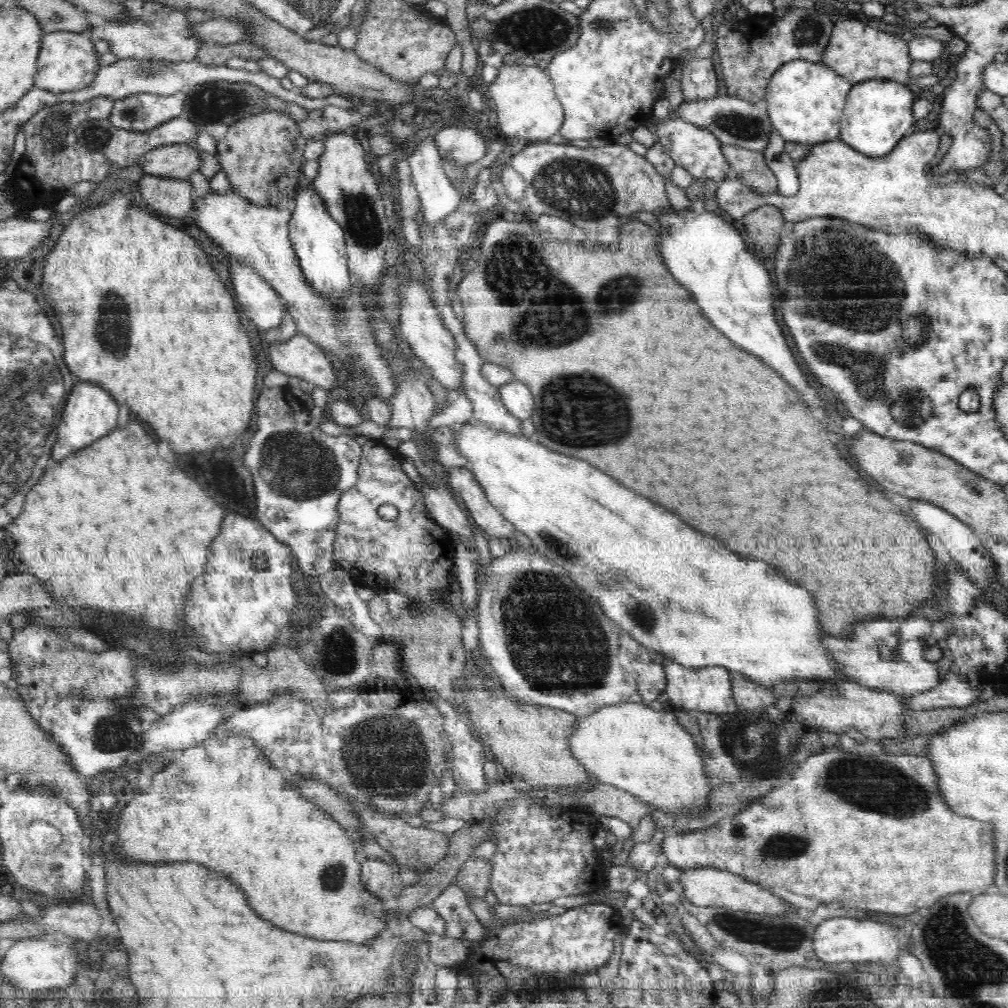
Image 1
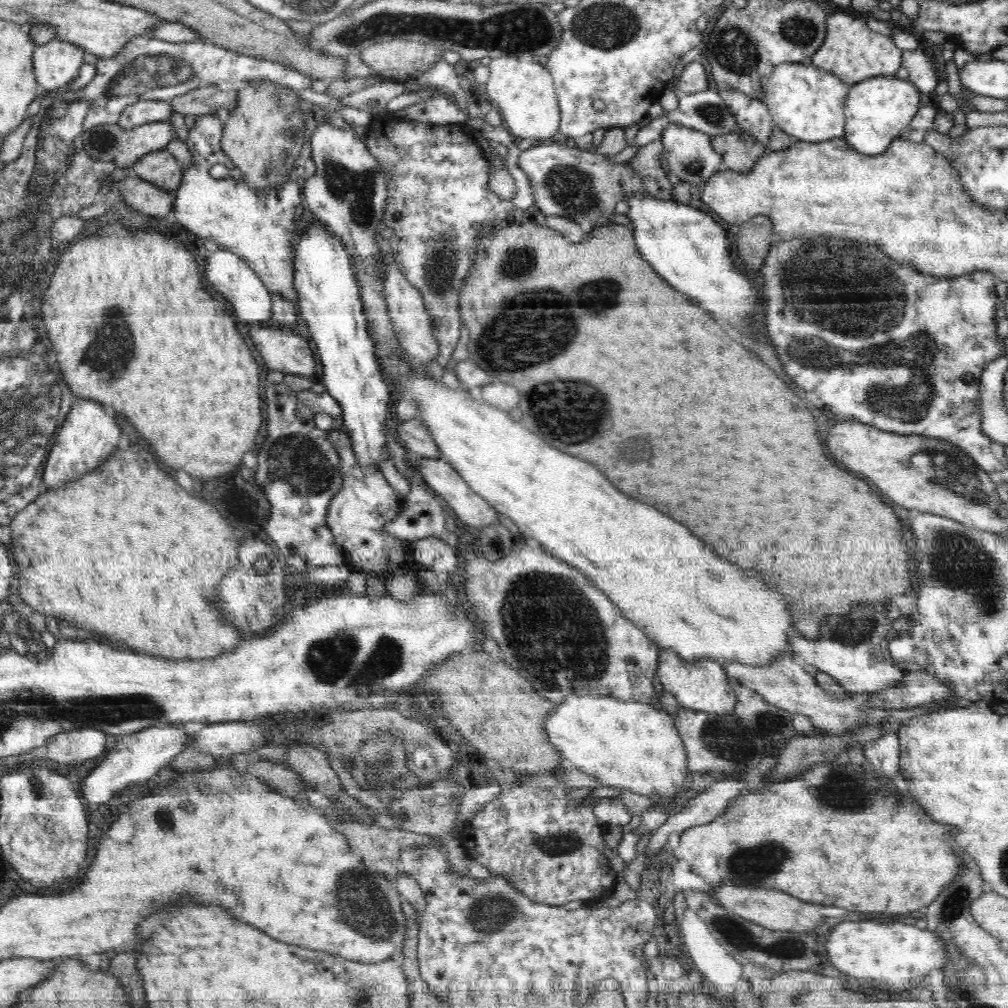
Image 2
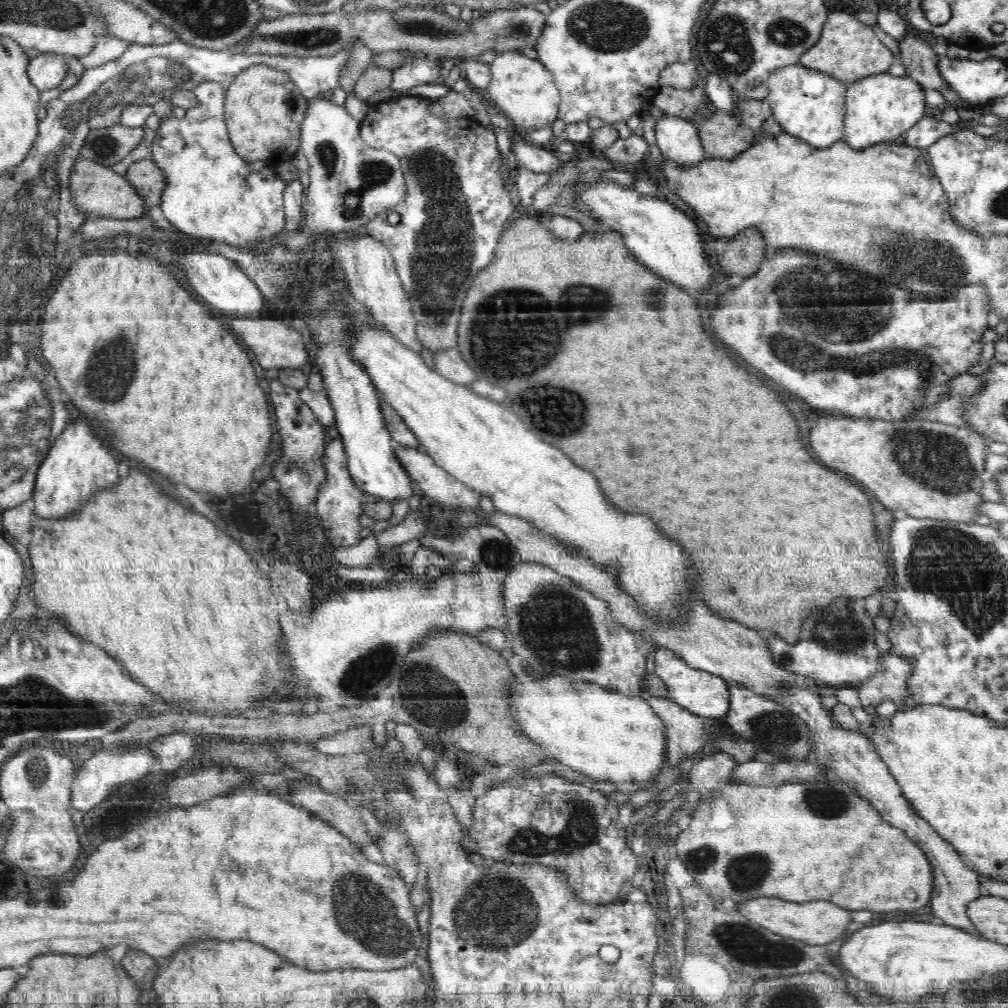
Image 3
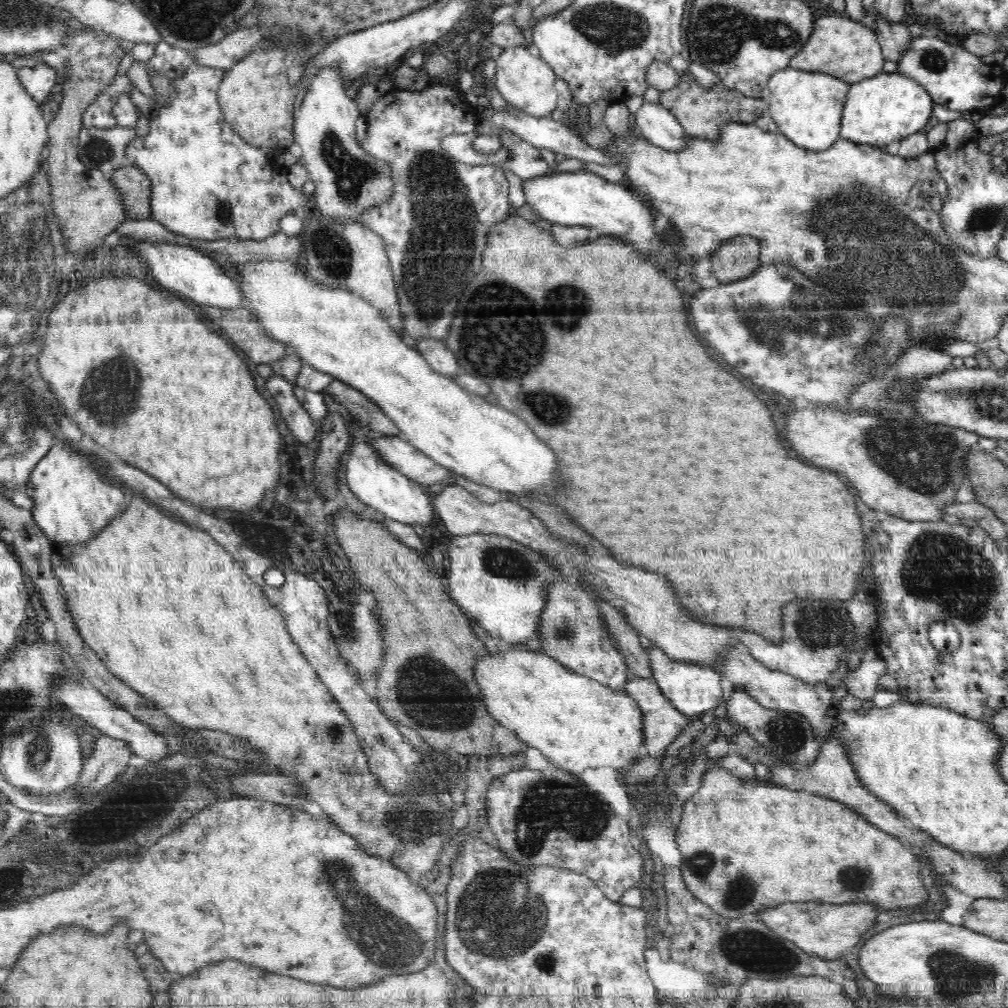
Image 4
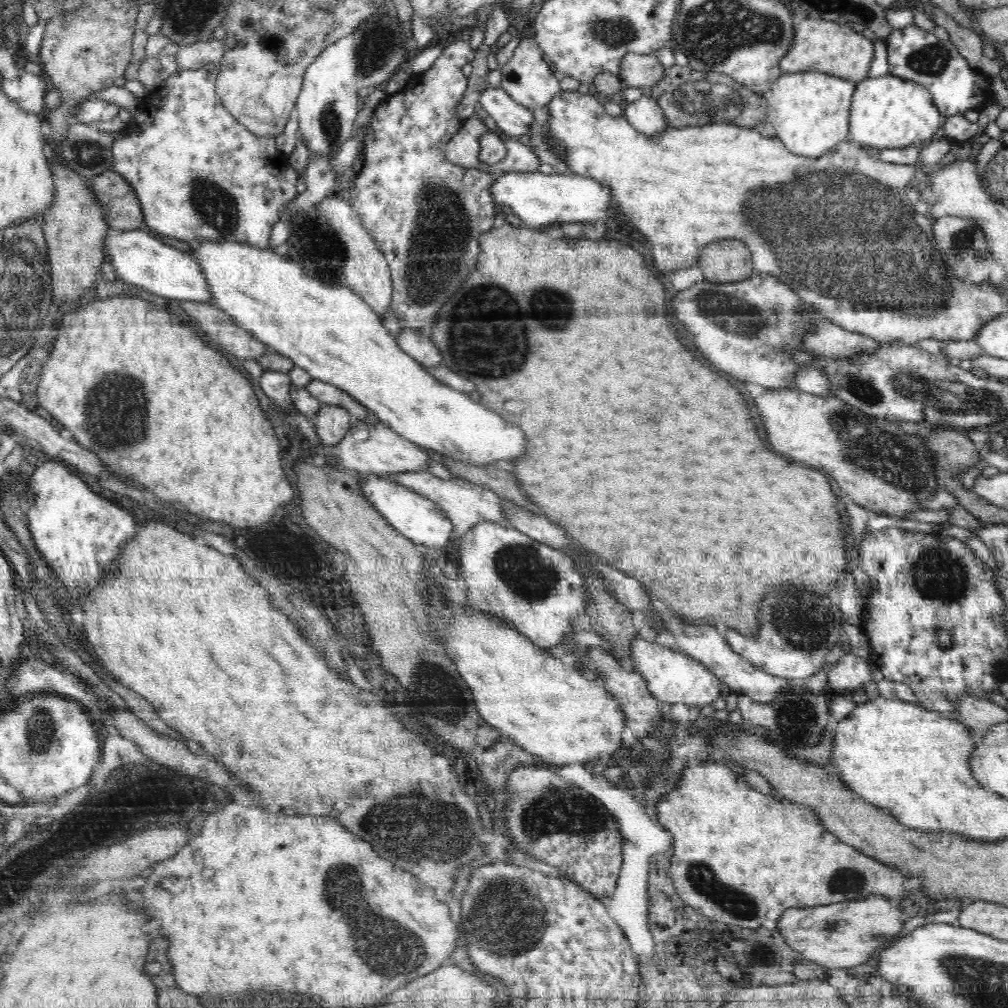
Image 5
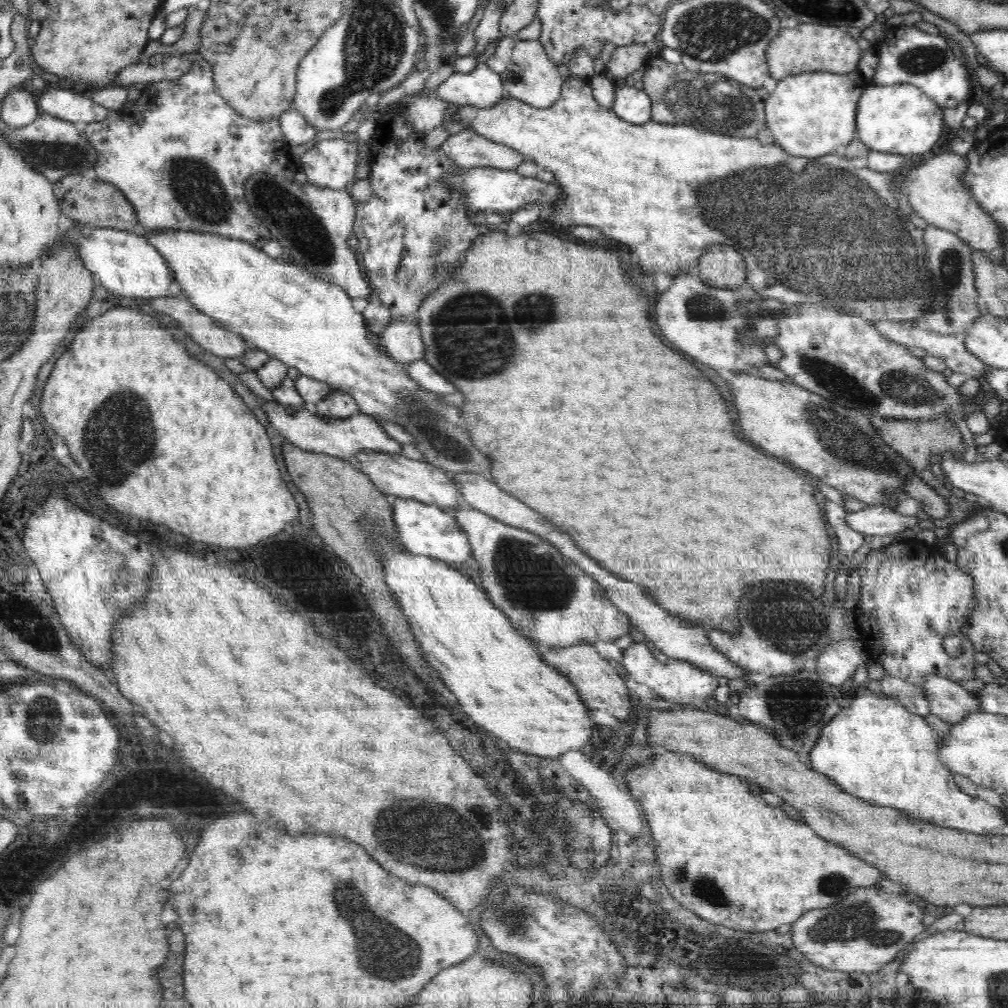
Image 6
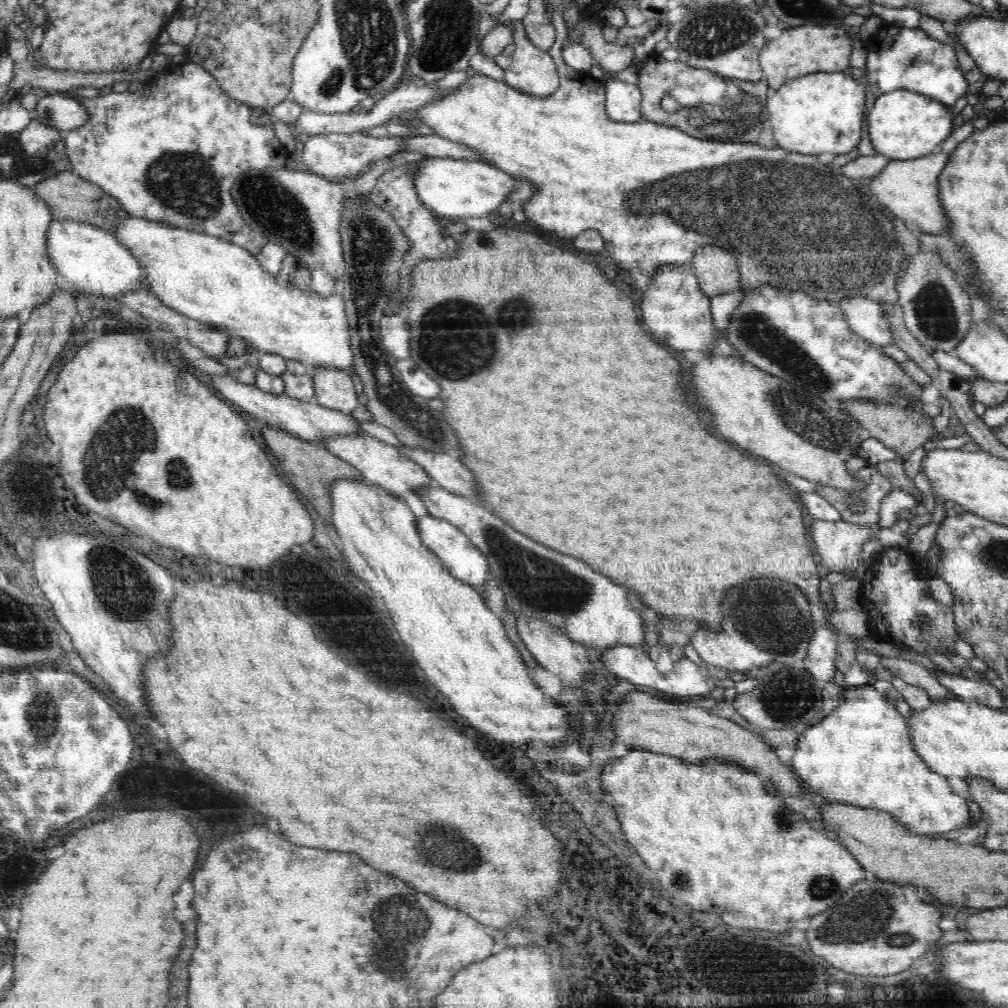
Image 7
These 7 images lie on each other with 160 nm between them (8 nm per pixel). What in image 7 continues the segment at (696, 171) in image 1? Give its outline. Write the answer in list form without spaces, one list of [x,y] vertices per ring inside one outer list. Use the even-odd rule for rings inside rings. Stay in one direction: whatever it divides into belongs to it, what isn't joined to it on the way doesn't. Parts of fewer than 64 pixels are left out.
[[[614,78],[605,86],[605,111],[612,120],[622,122],[643,120],[640,110],[642,92],[637,85]]]

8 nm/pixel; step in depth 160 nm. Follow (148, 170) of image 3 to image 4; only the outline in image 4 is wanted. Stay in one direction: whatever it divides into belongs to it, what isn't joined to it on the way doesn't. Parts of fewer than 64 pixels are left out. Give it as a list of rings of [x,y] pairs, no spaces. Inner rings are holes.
[[[127,163],[112,171],[109,180],[125,200],[126,219],[144,220],[151,216],[150,179],[134,164]]]

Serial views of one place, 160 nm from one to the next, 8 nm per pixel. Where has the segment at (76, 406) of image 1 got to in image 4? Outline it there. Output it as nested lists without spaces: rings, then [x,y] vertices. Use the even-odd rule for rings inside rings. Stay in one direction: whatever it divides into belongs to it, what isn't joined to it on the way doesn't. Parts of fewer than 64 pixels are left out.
[[[62,442],[55,443],[30,473],[24,486],[25,493],[33,500],[30,511],[38,528],[52,544],[55,541],[82,544],[102,529],[122,504],[126,504],[124,492],[118,486],[100,480],[96,470],[90,470],[92,466],[94,462],[88,456],[78,454],[78,450]]]

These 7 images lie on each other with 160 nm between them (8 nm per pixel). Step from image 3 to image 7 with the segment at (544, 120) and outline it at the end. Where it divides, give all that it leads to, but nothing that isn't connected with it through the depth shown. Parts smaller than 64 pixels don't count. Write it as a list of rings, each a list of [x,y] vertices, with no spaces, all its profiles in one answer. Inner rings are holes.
[[[520,21],[508,22],[513,28],[515,50],[510,66],[504,70],[504,83],[534,99],[548,99],[559,87],[558,68],[546,50],[532,44]]]

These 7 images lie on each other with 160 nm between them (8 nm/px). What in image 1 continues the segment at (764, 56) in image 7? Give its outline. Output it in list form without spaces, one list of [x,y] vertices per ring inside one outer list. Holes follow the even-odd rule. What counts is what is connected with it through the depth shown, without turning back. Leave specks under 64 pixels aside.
[[[846,19],[835,24],[821,64],[834,69],[853,85],[870,80],[885,79],[896,83],[908,83],[913,59],[906,40],[878,23],[866,24],[856,19]]]

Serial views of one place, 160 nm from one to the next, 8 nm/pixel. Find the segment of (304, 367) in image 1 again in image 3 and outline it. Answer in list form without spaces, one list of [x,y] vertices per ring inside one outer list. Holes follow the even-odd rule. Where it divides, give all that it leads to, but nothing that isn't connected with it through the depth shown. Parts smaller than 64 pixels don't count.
[[[240,317],[236,320],[226,320],[233,329],[234,334],[238,335],[242,342],[252,350],[256,360],[264,369],[270,368],[300,368],[308,362],[308,352],[306,344],[300,331],[294,327],[288,327],[285,322],[276,320],[258,320],[252,317]]]

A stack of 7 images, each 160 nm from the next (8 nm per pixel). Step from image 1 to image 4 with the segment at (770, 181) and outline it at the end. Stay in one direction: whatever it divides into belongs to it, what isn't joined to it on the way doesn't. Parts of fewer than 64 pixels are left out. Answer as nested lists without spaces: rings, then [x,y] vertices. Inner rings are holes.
[[[680,71],[680,80],[674,88],[660,91],[660,103],[668,109],[686,130],[686,136],[718,143],[723,129],[730,123],[754,124],[762,115],[768,114],[767,99],[745,96],[736,90],[728,90],[720,81],[712,88],[705,88],[688,71]]]

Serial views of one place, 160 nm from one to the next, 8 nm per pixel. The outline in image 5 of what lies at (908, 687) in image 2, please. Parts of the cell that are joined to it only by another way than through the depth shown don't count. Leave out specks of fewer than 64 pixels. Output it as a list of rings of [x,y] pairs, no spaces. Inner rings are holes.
[[[844,652],[838,661],[826,670],[827,686],[835,691],[865,687],[872,680],[870,669],[864,659],[858,658],[852,652]]]

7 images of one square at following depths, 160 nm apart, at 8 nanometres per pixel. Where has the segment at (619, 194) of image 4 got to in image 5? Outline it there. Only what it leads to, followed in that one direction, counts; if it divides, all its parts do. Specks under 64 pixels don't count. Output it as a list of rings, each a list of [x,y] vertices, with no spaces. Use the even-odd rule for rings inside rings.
[[[540,171],[500,174],[496,184],[492,186],[492,195],[497,200],[497,208],[510,207],[514,211],[513,214],[519,216],[525,222],[525,225],[532,227],[543,227],[546,224],[552,224],[552,222],[586,223],[586,220],[608,220],[608,216],[610,216],[610,191],[612,191],[612,188],[609,185],[594,180],[592,176],[580,176],[573,173],[564,175],[555,172],[544,174]]]

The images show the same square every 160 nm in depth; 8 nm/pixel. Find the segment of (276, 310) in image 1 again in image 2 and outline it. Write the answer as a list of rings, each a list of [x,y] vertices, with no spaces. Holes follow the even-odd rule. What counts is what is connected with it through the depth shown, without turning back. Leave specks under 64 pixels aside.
[[[214,250],[208,256],[204,272],[206,280],[230,301],[234,314],[240,320],[246,320],[247,323],[255,325],[264,325],[270,322],[273,315],[273,300],[271,292],[266,288],[257,272],[240,256],[233,252],[224,250]]]

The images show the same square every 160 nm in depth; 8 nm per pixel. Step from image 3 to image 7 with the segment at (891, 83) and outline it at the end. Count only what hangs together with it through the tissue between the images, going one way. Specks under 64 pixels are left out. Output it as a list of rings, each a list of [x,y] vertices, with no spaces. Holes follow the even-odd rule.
[[[895,89],[893,92],[876,96],[867,121],[870,141],[875,152],[903,161],[937,151],[951,136],[954,128],[954,118],[949,106],[908,89]]]

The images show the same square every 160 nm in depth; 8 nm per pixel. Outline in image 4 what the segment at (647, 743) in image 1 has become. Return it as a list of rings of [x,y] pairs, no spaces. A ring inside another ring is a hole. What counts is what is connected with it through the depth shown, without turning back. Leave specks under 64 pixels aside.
[[[503,644],[498,652],[480,658],[474,664],[474,675],[480,687],[482,700],[489,713],[500,724],[513,730],[529,747],[541,750],[555,768],[565,769],[576,775],[586,768],[611,766],[632,770],[634,754],[646,742],[644,712],[637,700],[628,693],[614,691],[587,676],[568,671],[562,664],[542,652],[523,649],[522,646]]]

